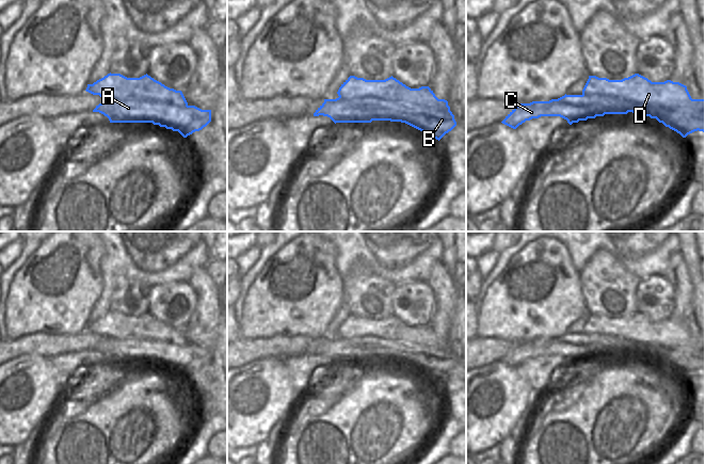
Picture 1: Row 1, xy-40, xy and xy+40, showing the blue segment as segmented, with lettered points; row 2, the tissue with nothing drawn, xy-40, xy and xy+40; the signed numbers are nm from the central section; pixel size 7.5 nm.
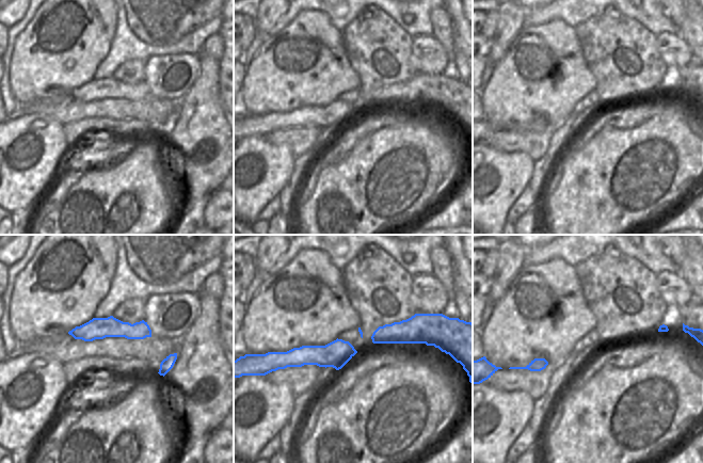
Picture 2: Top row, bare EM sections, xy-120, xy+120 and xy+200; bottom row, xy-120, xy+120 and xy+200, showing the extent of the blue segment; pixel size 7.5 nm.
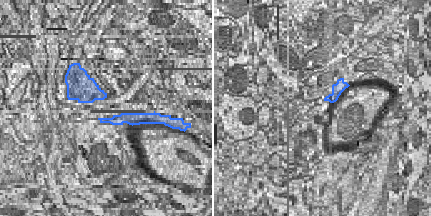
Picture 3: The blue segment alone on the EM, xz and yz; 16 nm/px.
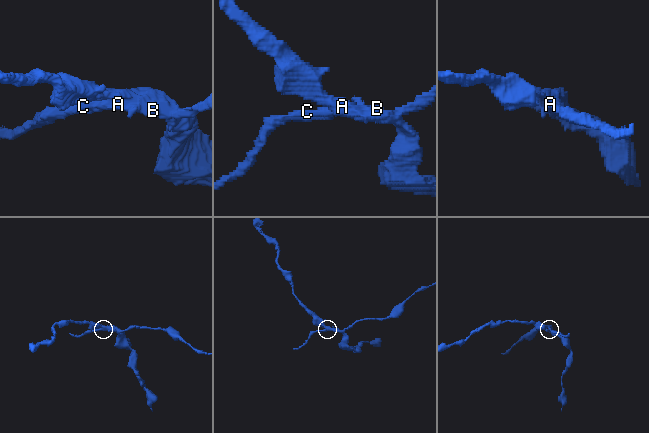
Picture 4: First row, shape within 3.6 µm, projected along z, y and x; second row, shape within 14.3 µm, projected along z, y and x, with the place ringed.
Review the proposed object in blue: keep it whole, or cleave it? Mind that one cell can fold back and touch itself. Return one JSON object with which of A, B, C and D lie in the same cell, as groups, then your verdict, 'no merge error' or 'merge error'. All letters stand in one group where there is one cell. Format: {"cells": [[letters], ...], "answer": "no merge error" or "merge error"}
{"cells": [["A", "B", "C"], ["D"]], "answer": "merge error"}

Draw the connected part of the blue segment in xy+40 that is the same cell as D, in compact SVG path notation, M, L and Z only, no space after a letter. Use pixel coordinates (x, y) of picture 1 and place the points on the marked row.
M639 74L622 80L589 76L582 95L609 95L705 118L705 99L692 99L686 85L671 80L652 82Z

